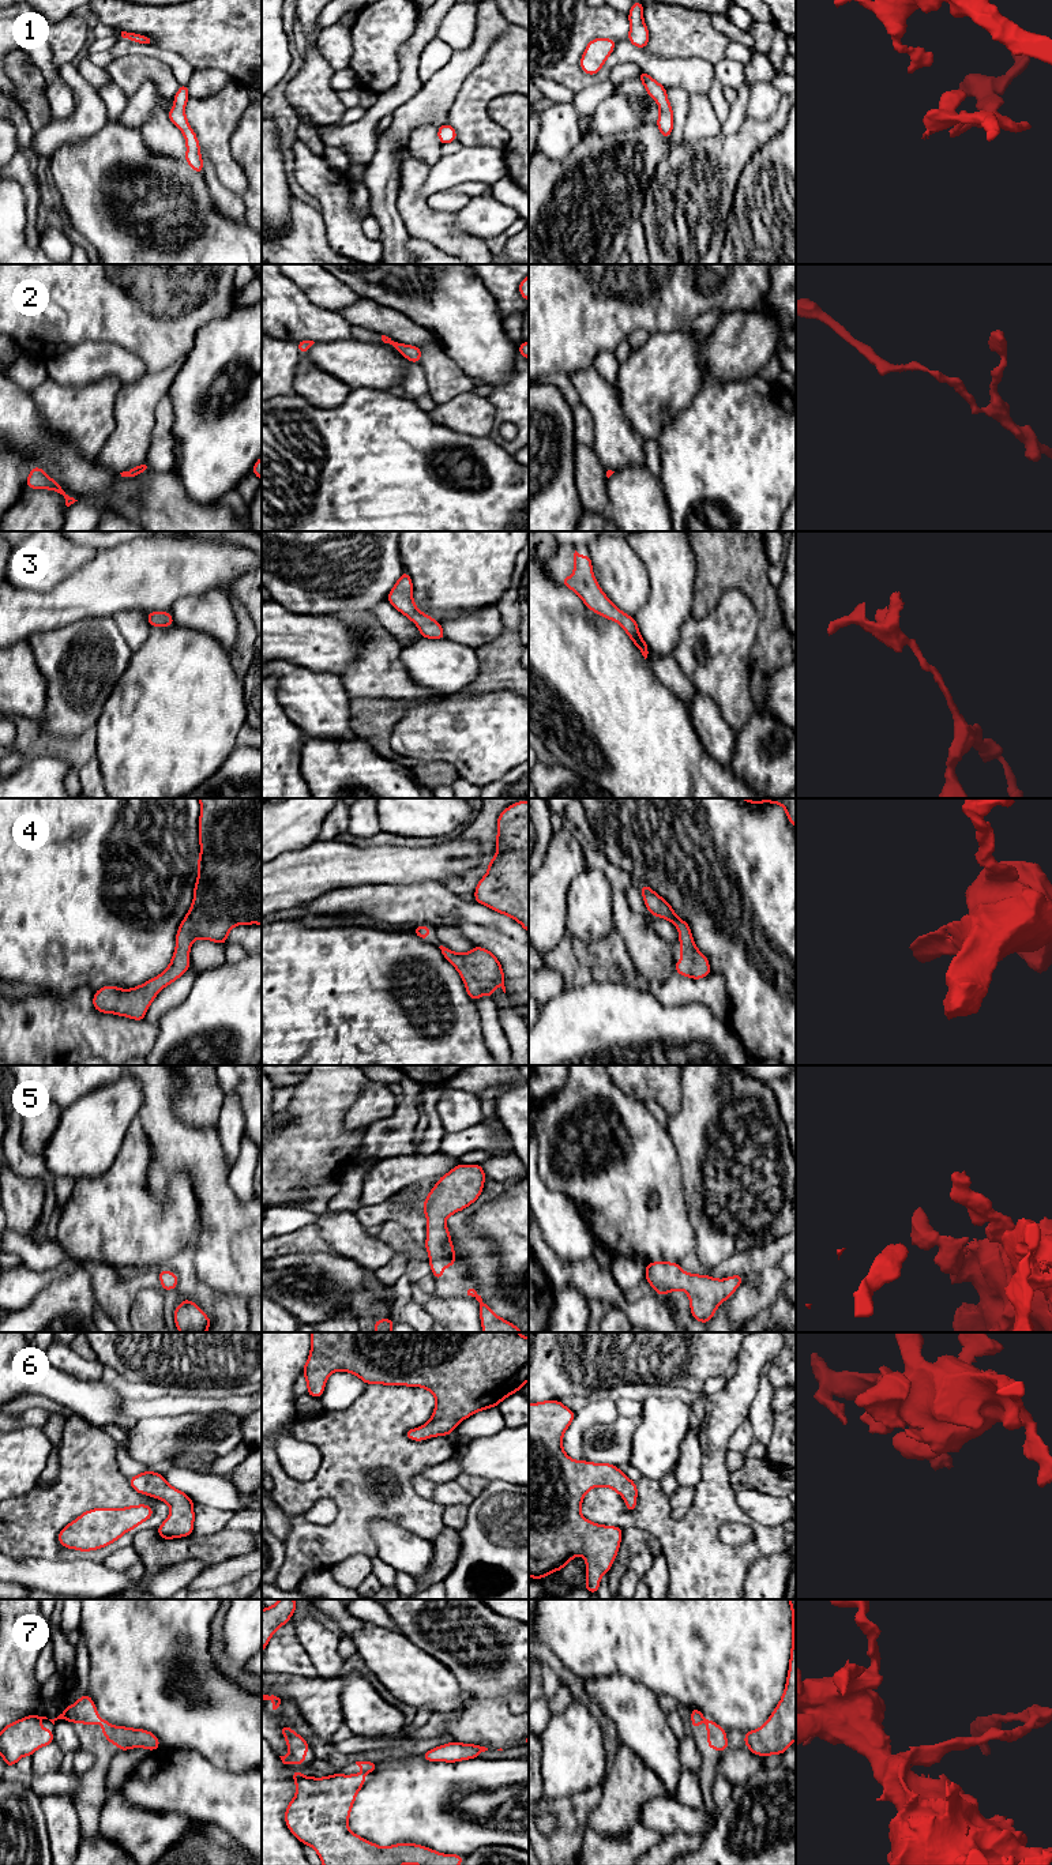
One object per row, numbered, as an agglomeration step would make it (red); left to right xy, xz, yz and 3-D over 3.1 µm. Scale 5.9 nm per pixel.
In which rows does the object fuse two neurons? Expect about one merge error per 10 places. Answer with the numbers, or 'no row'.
no row

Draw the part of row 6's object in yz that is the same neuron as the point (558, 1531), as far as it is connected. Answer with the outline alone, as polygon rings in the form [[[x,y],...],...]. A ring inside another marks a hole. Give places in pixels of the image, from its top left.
[[[544,1400],[529,1405],[529,1578],[542,1579],[563,1569],[574,1557],[582,1554],[586,1560],[586,1591],[597,1594],[600,1580],[610,1569],[621,1542],[623,1527],[602,1526],[587,1520],[581,1514],[585,1494],[598,1486],[617,1492],[625,1501],[628,1512],[636,1508],[638,1489],[619,1467],[609,1463],[574,1460],[563,1449],[563,1435],[571,1425],[575,1413],[560,1400]]]

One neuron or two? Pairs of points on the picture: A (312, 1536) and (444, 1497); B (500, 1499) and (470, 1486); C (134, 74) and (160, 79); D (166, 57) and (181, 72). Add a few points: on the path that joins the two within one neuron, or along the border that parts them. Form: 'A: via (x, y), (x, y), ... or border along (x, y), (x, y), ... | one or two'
A: border along (432, 1500), (444, 1508) | two
B: border along (491, 1482), (474, 1499) | two
C: via (141, 74), (153, 74) | one
D: via (171, 60), (179, 68) | one

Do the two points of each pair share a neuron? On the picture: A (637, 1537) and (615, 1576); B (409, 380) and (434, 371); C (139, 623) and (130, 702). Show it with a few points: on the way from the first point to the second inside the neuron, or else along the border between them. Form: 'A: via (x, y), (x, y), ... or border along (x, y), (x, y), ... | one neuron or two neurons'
A: via (630, 1546), (619, 1567) | one neuron
B: border along (420, 363), (428, 391) | two neurons
C: border along (151, 627), (147, 639), (134, 651) | two neurons

